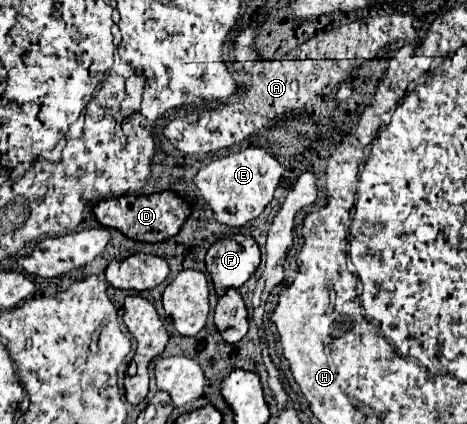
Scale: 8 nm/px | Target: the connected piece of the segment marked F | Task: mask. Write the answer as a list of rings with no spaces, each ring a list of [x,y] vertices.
[[[234,234],[234,236],[226,236],[226,238],[216,240],[206,254],[206,270],[212,276],[218,296],[224,296],[224,292],[228,288],[240,288],[254,274],[258,264],[260,264],[258,244],[252,236],[244,236],[244,234]]]

